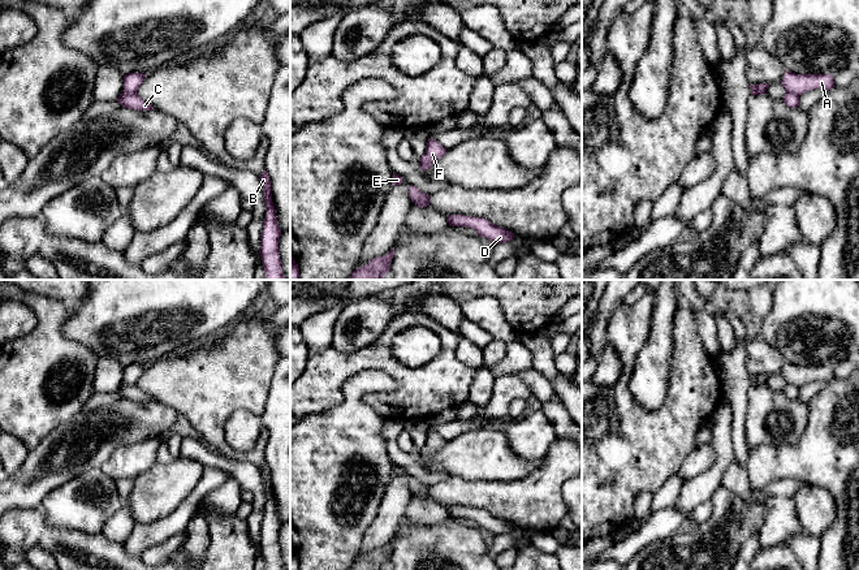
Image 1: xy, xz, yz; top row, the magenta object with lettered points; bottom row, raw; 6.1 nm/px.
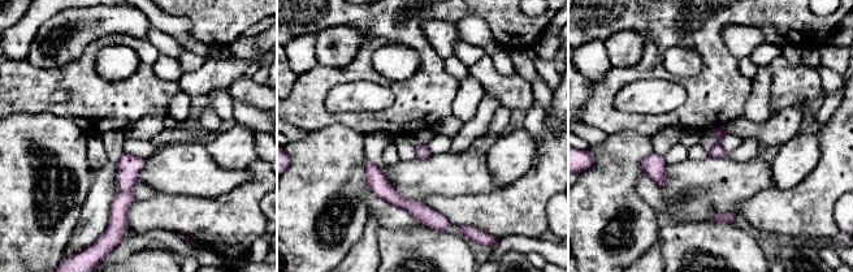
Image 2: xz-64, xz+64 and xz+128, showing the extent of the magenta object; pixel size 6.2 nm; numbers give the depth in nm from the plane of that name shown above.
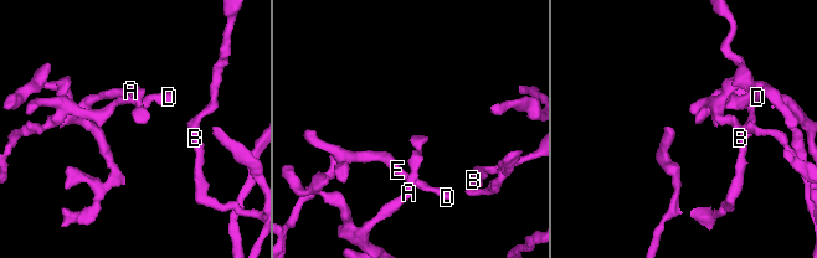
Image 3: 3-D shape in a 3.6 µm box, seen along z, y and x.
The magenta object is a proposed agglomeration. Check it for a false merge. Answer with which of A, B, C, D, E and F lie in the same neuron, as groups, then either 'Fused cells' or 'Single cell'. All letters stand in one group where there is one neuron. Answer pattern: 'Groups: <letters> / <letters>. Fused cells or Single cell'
Groups: A F / B C D E. Fused cells

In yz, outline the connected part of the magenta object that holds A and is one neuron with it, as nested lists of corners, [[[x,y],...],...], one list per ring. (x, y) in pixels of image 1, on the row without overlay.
[[[786,362],[781,376],[786,384],[793,384],[798,388],[816,380],[830,381],[836,379],[830,366],[795,366],[789,362]]]

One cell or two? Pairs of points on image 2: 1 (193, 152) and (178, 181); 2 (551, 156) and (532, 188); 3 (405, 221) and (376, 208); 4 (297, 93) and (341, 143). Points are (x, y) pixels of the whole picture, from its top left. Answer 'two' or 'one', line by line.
1: one
2: one
3: one
4: two

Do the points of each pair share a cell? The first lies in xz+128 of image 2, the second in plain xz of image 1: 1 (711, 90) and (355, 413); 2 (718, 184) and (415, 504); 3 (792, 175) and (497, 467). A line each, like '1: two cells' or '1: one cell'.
1: two cells
2: two cells
3: two cells

